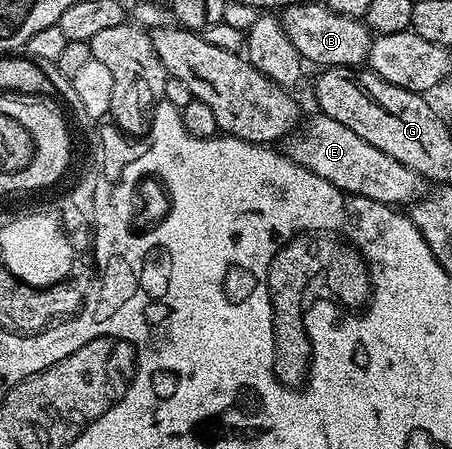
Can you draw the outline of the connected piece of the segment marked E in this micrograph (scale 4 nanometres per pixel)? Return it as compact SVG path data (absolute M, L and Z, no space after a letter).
M314 113L306 124L303 122L300 129L285 140L284 145L284 153L296 161L296 165L316 173L316 177L324 177L324 181L349 195L368 197L372 201L391 205L410 205L428 191L427 180L420 173L408 169L408 165L400 165L400 161L376 149L376 145L368 145L368 141L356 137L356 133L340 125L340 121L321 113Z

